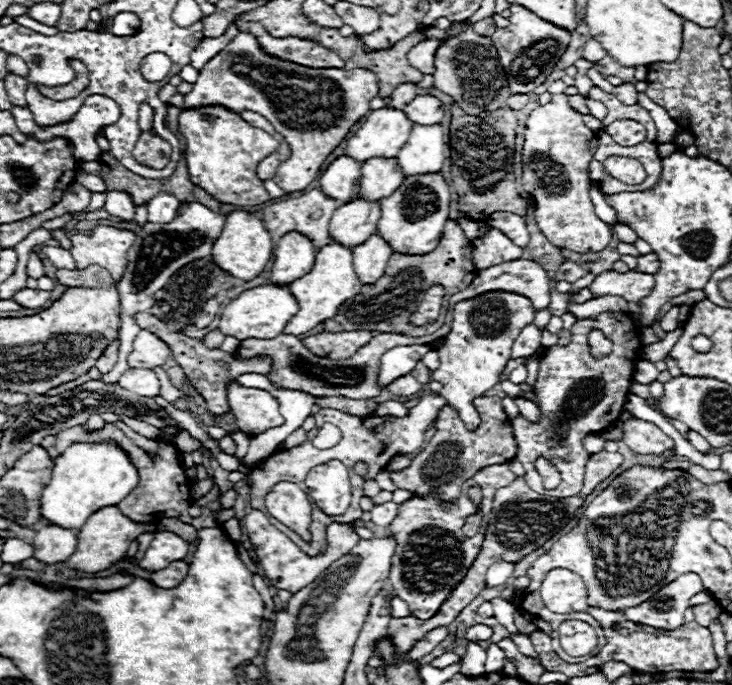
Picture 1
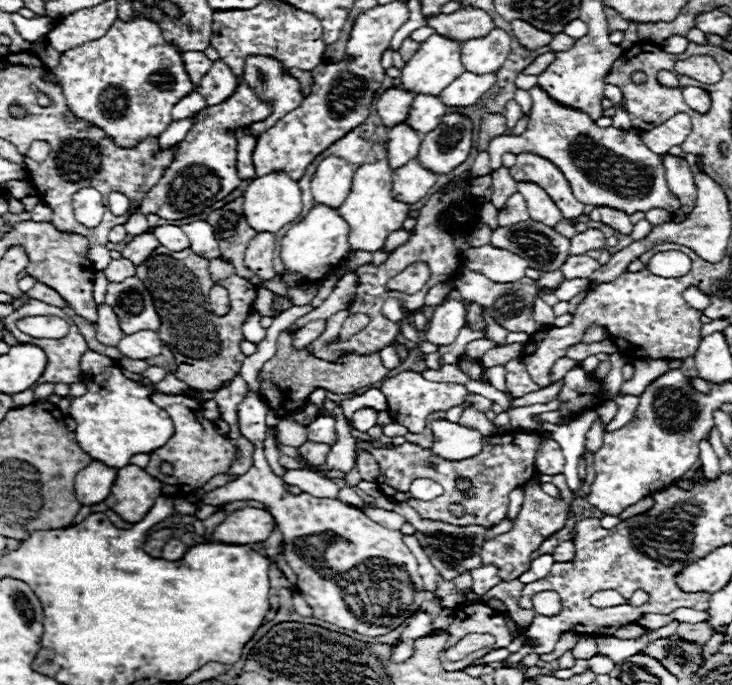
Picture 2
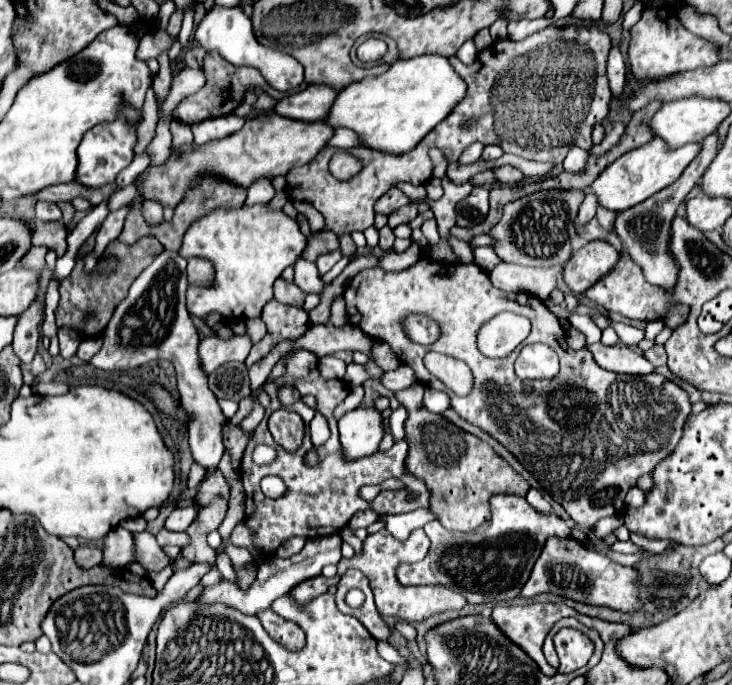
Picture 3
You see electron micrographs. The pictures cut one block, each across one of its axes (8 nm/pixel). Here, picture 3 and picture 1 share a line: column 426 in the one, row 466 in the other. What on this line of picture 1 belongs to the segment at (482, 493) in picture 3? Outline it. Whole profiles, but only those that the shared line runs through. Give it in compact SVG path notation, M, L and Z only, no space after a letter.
M482 396L474 404L480 410L482 426L476 432L468 432L464 422L458 418L456 410L452 410L450 406L444 406L434 420L436 434L432 436L428 446L412 460L410 468L390 474L396 488L408 490L412 496L434 494L442 502L456 502L460 496L462 482L472 478L478 470L482 470L482 466L508 464L510 460L514 460L518 452L518 444L516 444L510 420L502 410L502 398Z

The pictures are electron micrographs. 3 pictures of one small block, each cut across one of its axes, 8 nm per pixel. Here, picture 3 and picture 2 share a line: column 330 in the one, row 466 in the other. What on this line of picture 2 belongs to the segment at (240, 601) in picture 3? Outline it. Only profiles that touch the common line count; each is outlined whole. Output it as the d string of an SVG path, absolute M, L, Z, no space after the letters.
M544 440L536 452L536 470L540 474L562 474L564 470L564 456L560 446L554 440Z

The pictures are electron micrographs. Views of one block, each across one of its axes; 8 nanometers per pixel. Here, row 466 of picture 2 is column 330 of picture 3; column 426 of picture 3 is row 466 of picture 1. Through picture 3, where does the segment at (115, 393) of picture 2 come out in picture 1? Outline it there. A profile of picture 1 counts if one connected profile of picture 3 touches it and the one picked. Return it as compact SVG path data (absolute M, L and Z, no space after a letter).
M72 444L54 460L50 484L40 496L44 524L56 524L68 530L80 528L90 514L104 506L116 506L138 484L138 472L128 462L124 450L116 444Z

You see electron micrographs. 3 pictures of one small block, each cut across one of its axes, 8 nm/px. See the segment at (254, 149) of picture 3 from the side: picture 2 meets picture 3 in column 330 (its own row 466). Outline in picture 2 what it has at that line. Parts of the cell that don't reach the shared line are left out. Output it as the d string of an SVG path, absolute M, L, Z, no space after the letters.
M130 464L118 470L112 494L104 502L122 520L136 524L148 514L148 510L152 508L154 500L160 494L162 494L160 482L150 478L142 468Z

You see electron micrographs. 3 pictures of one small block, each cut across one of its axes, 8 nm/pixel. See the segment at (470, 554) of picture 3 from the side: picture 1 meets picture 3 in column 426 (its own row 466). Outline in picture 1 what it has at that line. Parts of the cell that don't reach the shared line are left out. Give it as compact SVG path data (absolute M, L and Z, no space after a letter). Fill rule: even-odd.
M604 312L596 318L578 320L572 326L572 342L568 346L550 346L544 350L540 360L538 378L534 384L536 402L540 406L540 418L537 422L529 422L519 416L511 420L514 436L518 444L518 460L526 468L526 482L538 494L548 494L554 498L568 498L576 496L582 488L584 474L582 468L586 466L590 454L584 450L582 440L588 434L602 432L618 420L628 396L628 382L634 370L636 354L640 352L642 344L636 338L634 322L624 312ZM592 328L602 330L612 342L614 350L610 356L602 360L594 360L588 348L588 332ZM538 458L550 460L560 472L560 486L554 490L544 490L542 476L536 470Z

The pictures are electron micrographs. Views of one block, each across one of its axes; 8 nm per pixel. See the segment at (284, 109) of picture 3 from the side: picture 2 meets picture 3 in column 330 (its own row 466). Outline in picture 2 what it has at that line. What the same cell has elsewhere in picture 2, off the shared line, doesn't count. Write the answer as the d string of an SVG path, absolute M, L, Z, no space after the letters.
M100 462L88 464L84 470L80 470L80 474L76 474L76 480L74 480L78 502L82 506L100 504L102 500L108 498L114 480L116 480L114 468L108 468Z

